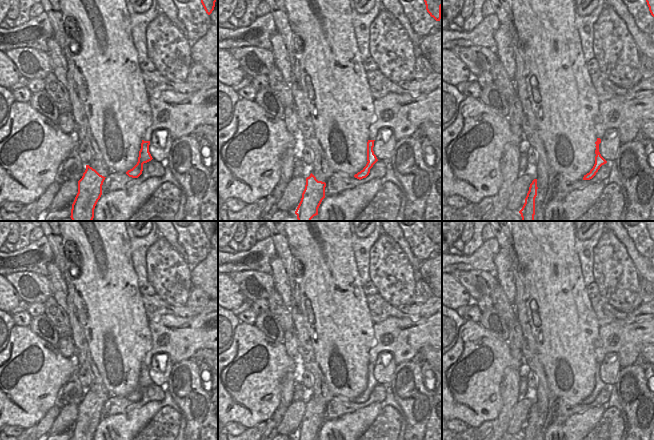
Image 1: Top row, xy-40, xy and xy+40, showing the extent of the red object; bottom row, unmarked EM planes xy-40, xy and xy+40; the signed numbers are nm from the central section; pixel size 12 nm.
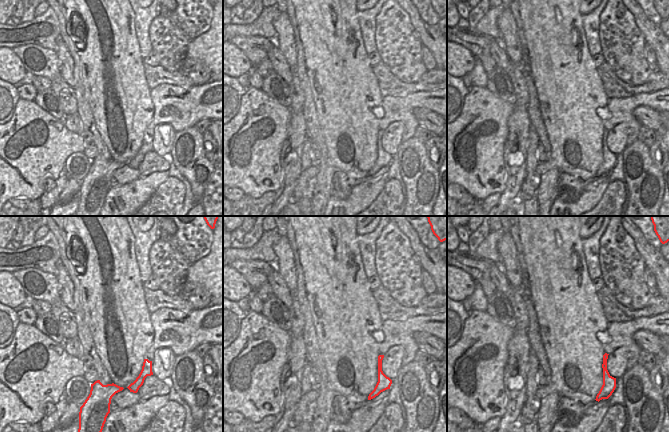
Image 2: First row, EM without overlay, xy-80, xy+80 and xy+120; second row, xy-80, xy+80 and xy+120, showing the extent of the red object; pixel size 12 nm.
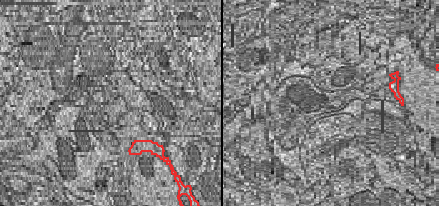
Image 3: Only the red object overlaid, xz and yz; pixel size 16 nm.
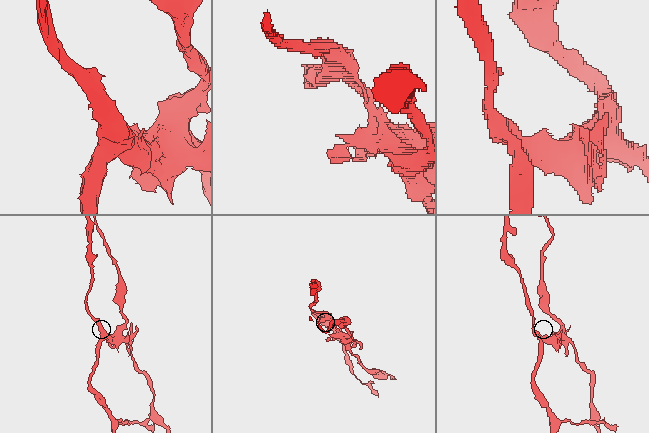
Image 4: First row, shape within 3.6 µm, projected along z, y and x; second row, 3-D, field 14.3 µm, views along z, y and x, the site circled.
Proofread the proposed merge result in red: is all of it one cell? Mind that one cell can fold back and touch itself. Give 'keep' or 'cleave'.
cleave

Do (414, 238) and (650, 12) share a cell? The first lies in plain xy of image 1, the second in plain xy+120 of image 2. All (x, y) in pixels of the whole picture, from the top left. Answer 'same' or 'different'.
same

